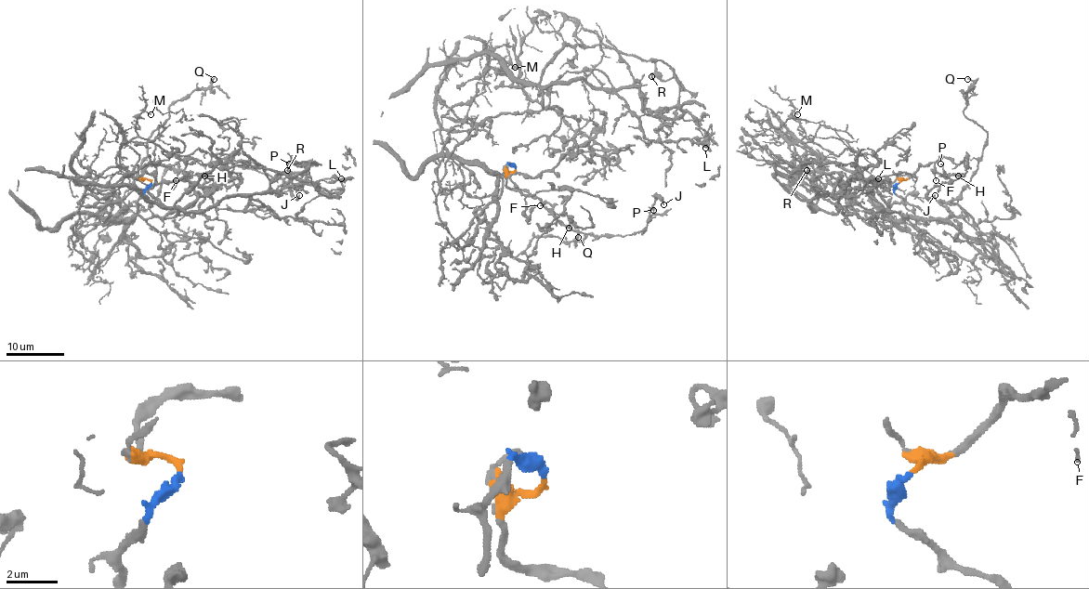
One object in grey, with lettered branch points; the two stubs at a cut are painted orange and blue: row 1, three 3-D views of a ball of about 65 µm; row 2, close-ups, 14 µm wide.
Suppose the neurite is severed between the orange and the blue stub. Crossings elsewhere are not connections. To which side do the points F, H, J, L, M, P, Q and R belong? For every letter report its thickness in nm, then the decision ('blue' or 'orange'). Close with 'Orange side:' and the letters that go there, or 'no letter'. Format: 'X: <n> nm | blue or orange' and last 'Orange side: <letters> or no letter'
F: 110 nm | orange
H: 280 nm | orange
J: 160 nm | orange
L: 170 nm | blue
M: 100 nm | blue
P: 130 nm | orange
Q: 130 nm | blue
R: 150 nm | blue
Orange side: F, H, J, P

